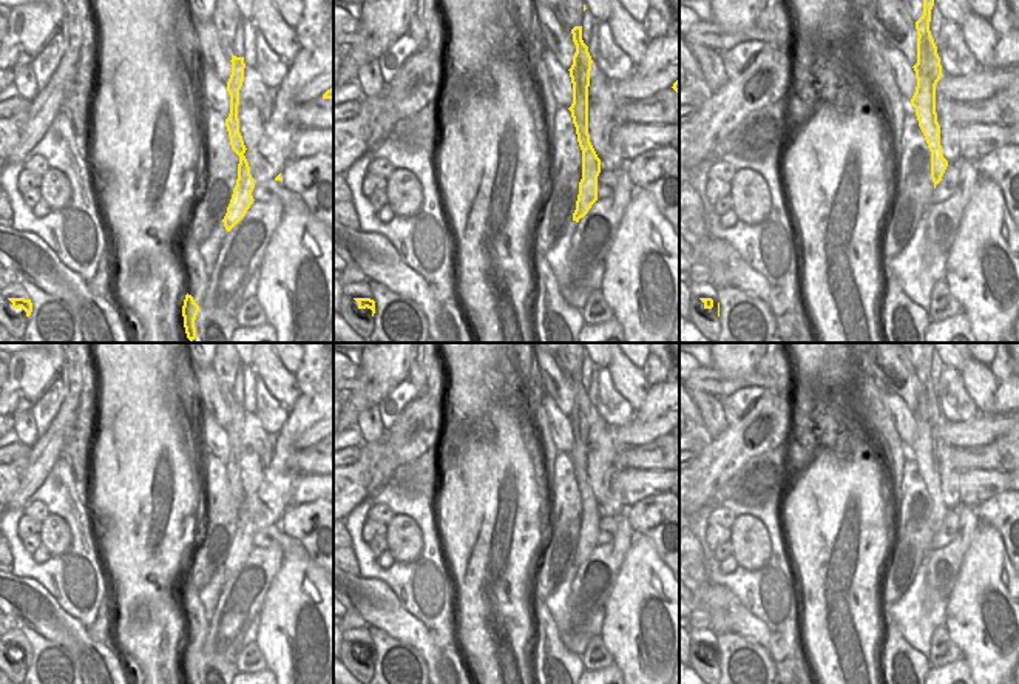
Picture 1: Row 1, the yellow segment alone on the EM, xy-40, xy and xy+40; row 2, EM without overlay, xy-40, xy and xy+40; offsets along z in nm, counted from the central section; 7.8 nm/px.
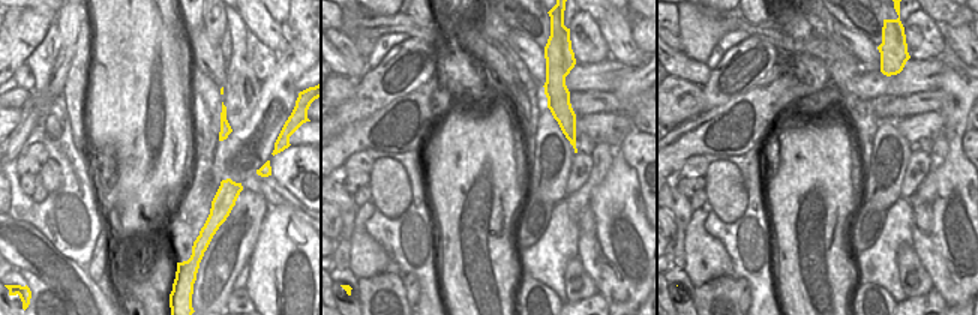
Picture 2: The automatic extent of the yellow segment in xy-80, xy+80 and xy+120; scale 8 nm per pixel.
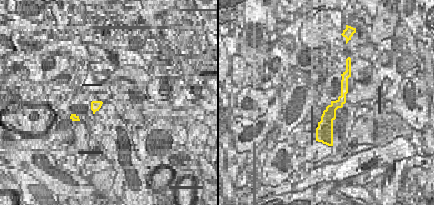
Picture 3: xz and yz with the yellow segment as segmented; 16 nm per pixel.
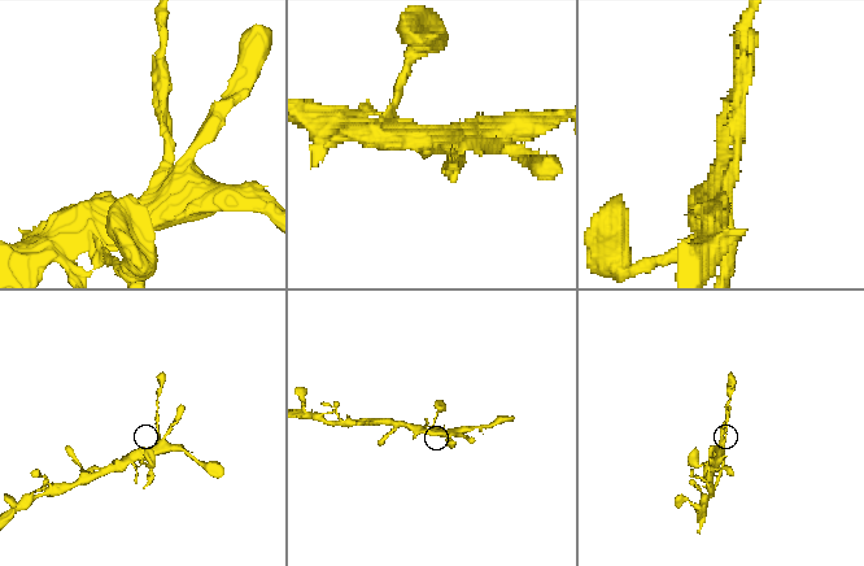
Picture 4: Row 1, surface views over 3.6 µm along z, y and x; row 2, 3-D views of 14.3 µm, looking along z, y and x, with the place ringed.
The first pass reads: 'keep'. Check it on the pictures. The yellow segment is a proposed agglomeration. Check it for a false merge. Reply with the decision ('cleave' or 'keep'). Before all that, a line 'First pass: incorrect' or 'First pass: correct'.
First pass: correct
keep

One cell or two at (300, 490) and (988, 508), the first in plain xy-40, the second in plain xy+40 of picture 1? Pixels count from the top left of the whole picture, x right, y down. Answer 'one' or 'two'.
two

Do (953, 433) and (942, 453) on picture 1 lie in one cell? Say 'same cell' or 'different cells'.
different cells

